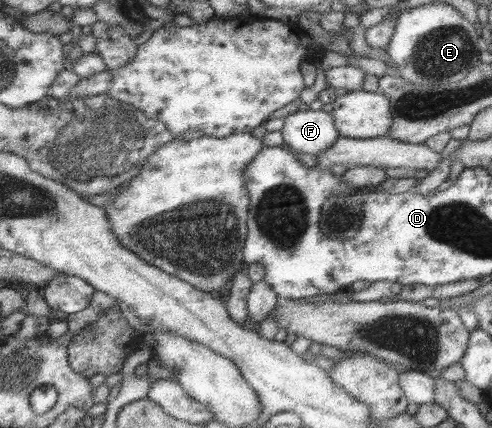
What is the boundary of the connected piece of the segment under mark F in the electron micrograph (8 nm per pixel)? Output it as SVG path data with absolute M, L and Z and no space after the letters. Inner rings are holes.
M309 108L286 115L280 133L283 142L292 149L310 155L324 151L340 136L330 112Z

